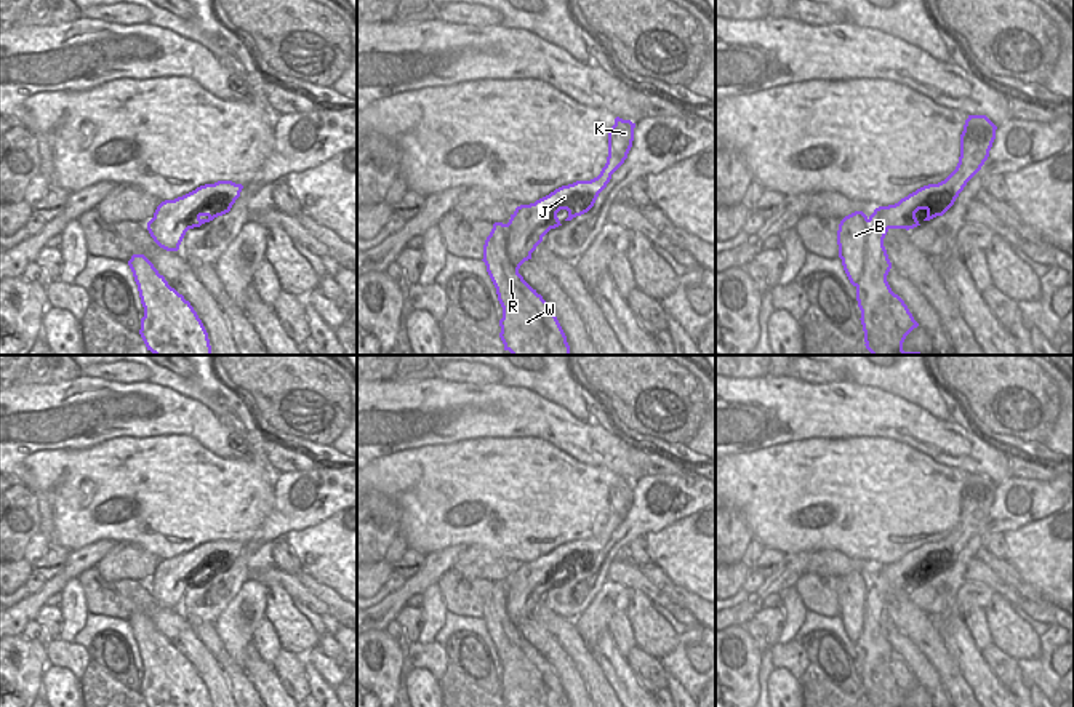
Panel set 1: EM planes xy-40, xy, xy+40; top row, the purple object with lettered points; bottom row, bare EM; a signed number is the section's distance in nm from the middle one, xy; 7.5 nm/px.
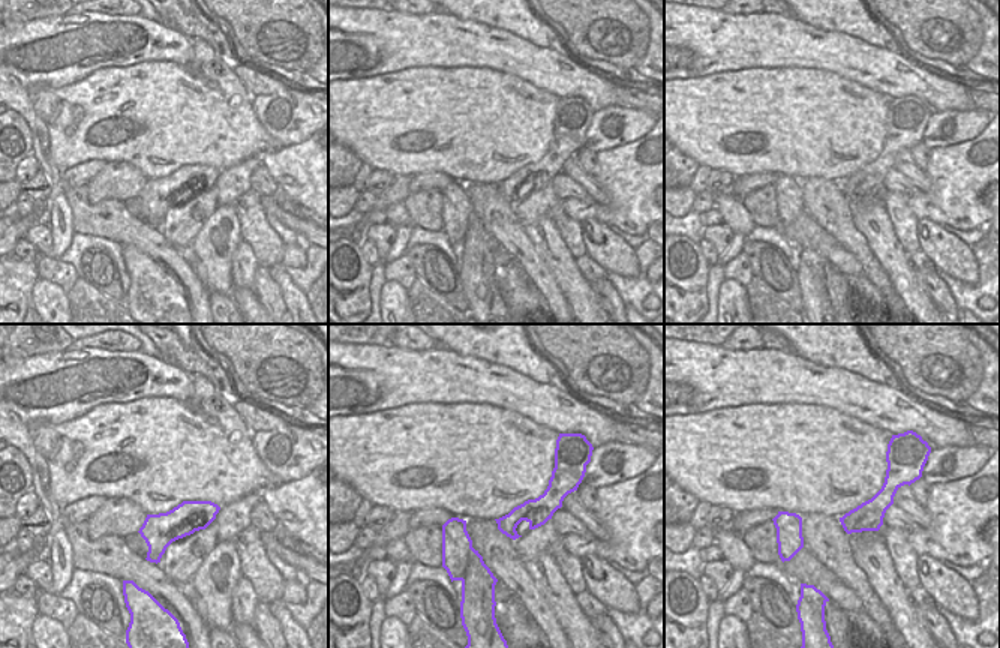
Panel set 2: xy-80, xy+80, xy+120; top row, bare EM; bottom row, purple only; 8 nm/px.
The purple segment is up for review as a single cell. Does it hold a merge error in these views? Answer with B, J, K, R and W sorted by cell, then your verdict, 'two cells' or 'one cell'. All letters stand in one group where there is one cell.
B R W / J K; two cells

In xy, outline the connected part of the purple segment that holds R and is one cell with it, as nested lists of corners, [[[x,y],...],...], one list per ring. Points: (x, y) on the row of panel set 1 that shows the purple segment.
[[[495,222],[485,240],[482,259],[503,307],[499,338],[504,344],[504,350],[509,350],[512,355],[570,355],[567,336],[555,314],[551,310],[543,296],[523,280],[515,266],[511,262],[506,253],[507,242],[509,226]]]

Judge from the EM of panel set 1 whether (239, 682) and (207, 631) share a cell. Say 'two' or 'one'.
one

